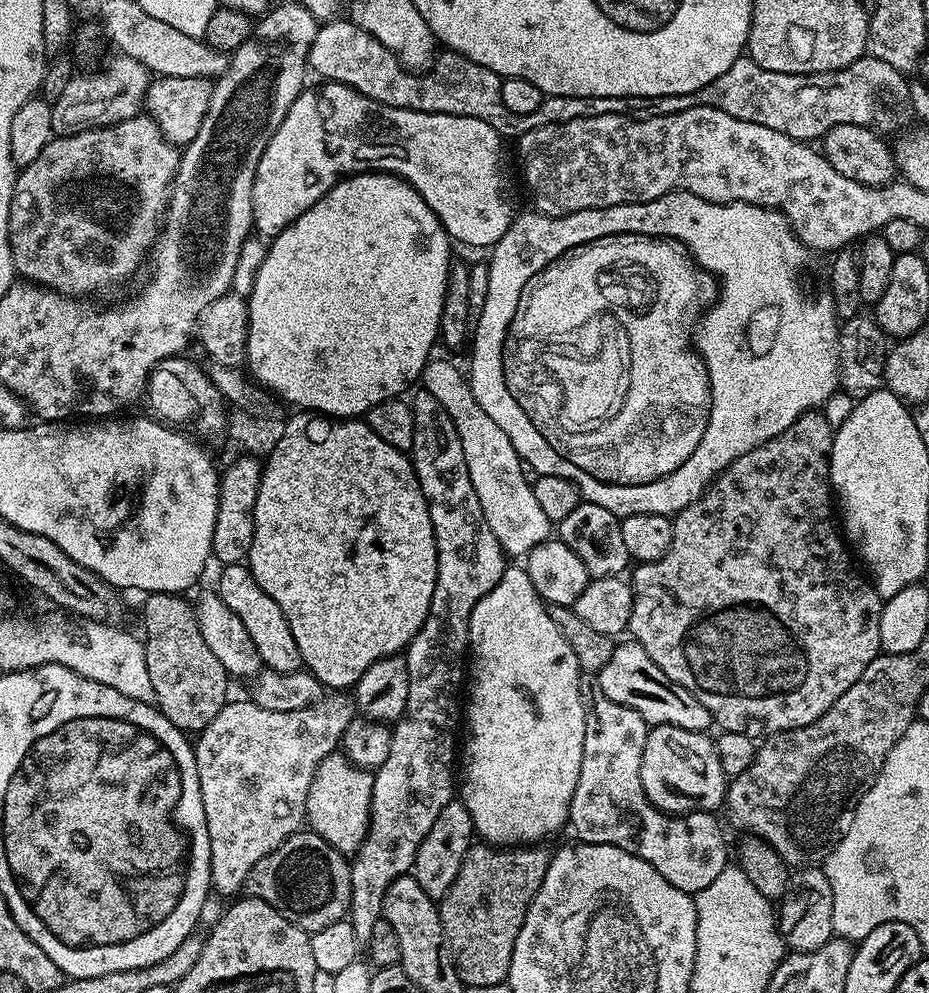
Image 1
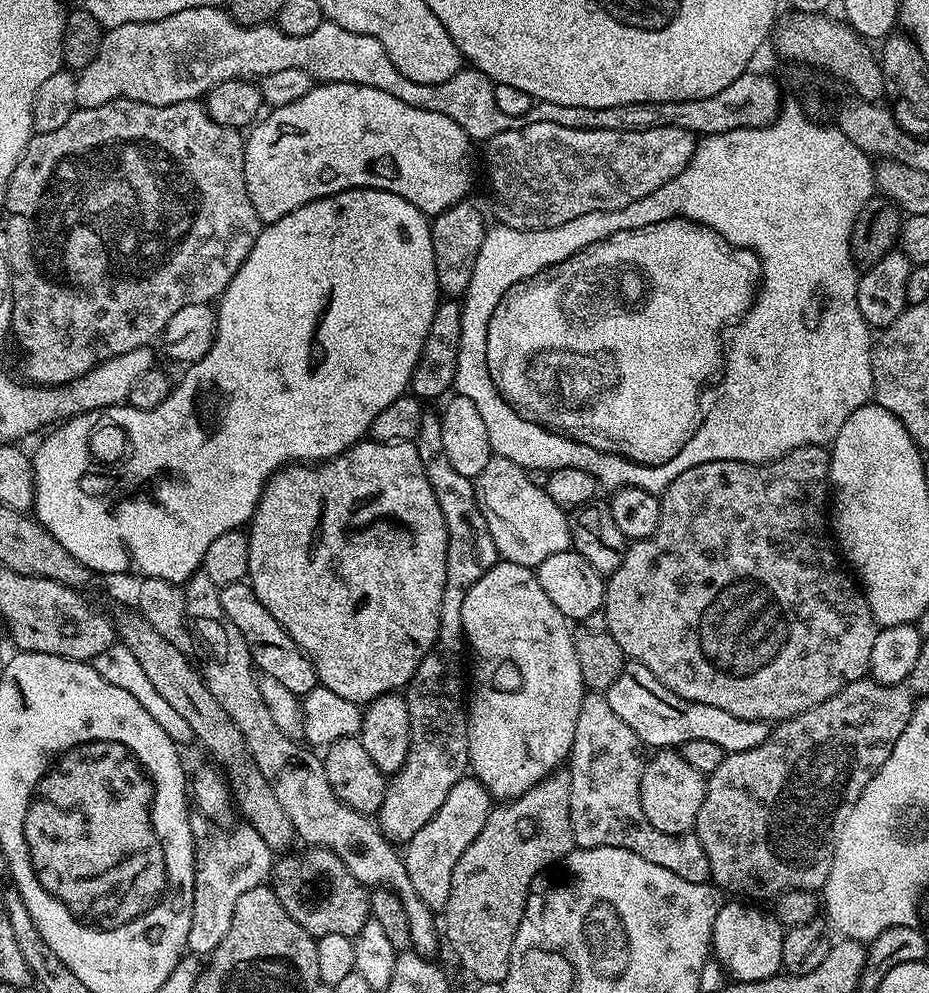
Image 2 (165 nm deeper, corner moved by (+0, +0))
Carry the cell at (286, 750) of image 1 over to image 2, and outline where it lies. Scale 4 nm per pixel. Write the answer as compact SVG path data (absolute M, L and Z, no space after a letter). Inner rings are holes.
M240 822L229 836L216 836L205 848L203 845L194 878L194 902L187 947L191 955L207 957L218 946L218 942L226 938L226 930L230 930L230 918L234 918L234 906L238 906L238 898L242 898L246 890L265 883L273 863L273 852L266 846L266 842L262 842L258 830L246 822Z

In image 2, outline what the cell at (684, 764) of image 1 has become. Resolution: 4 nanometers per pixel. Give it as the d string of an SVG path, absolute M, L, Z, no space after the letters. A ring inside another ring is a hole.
M656 750L647 757L640 775L640 797L642 798L642 814L654 826L654 830L662 830L662 834L680 836L684 832L692 832L696 826L696 815L702 810L702 798L706 794L706 777L676 750Z

